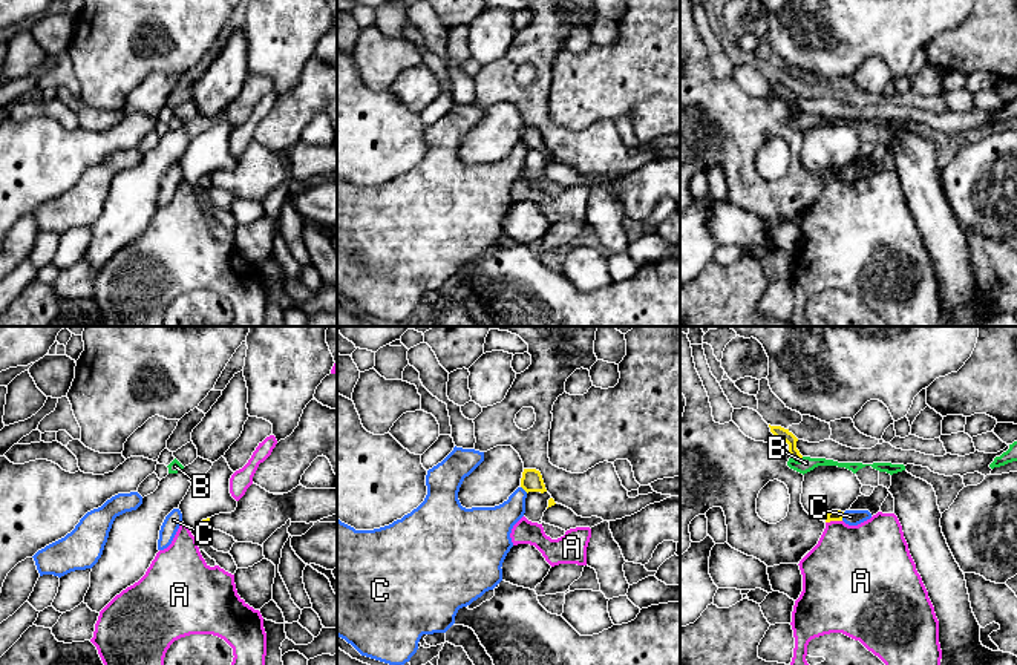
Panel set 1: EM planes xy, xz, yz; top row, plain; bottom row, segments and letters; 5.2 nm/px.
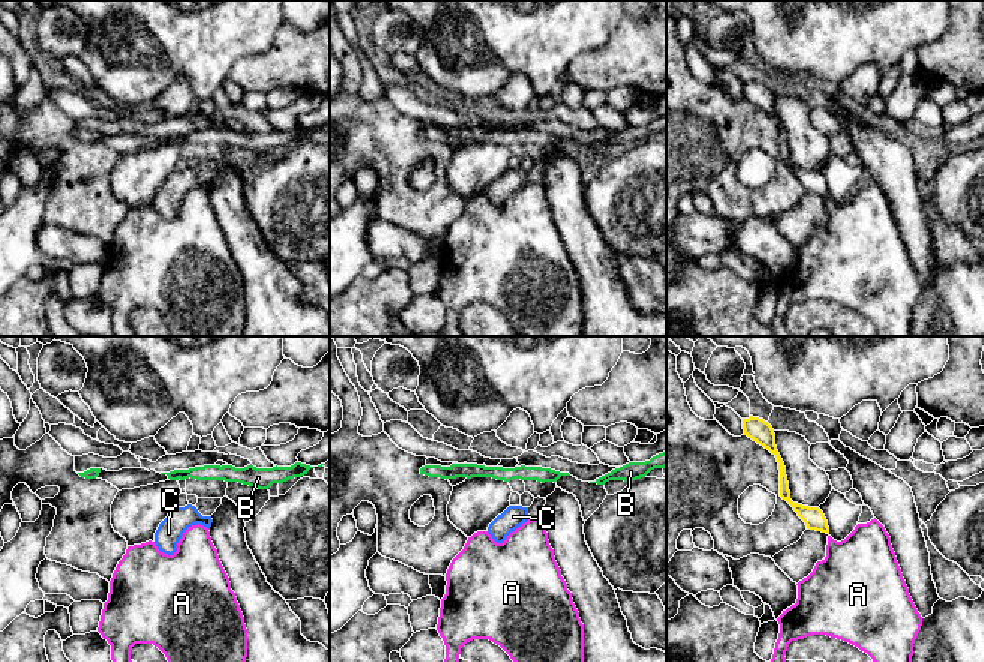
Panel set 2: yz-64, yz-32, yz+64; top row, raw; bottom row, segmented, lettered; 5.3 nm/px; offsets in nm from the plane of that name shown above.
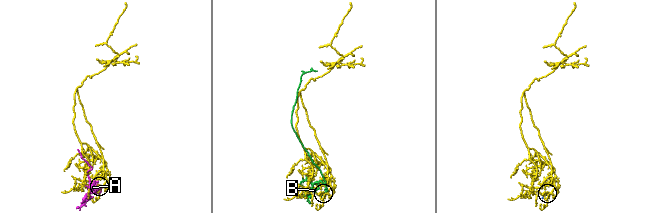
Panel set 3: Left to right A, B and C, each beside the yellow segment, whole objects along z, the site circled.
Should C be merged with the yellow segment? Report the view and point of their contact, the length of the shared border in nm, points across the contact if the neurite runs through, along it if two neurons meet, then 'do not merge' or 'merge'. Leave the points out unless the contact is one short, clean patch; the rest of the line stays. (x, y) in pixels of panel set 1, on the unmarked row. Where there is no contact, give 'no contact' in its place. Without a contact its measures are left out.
contact yz (841, 173); length 50 nm; border yz (844, 169), (841, 176); do not merge

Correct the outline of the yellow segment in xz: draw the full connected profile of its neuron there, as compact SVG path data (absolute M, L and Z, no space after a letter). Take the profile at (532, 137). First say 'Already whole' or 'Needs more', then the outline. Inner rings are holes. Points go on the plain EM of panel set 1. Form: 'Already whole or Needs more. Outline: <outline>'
Already whole. Outline: M524 126L521 135L521 144L528 149L547 149L542 132L536 126Z

